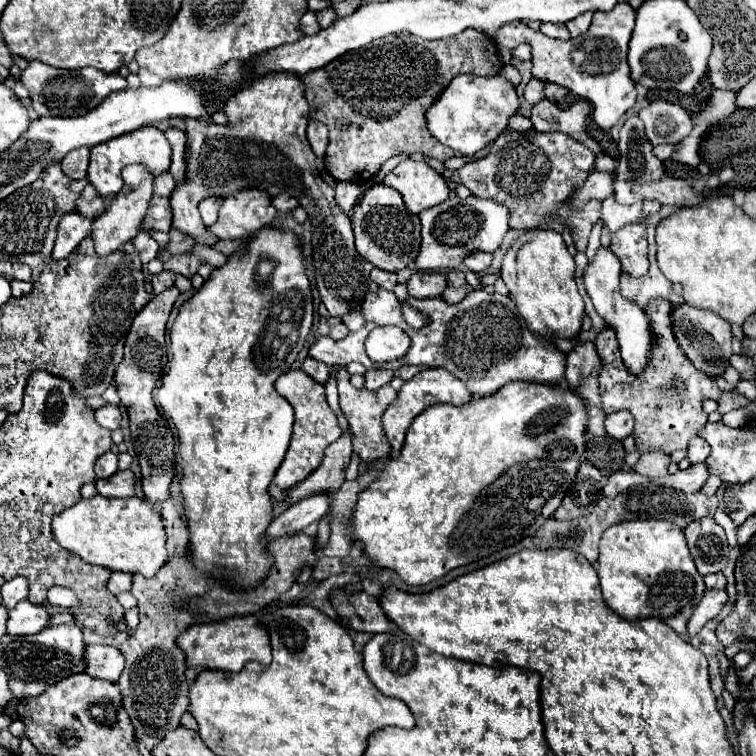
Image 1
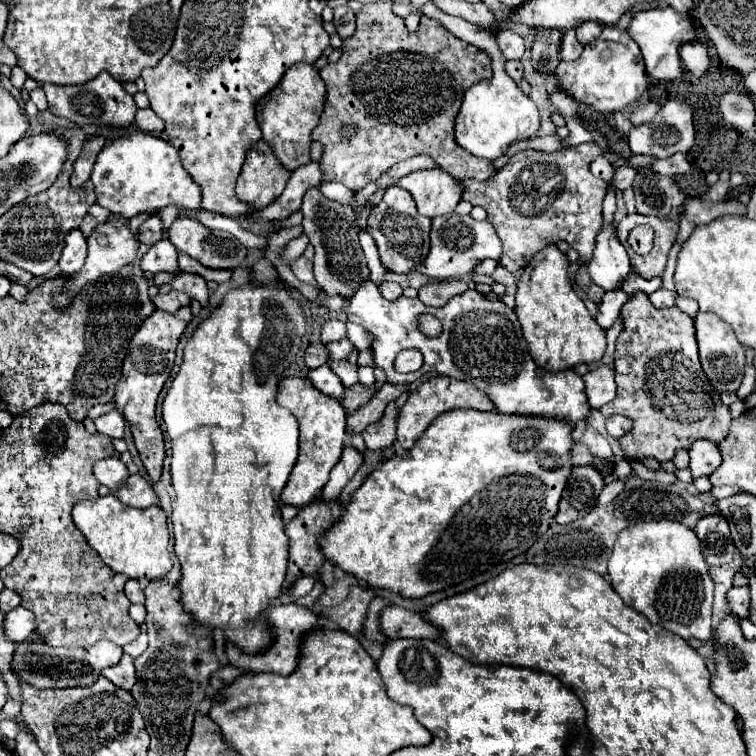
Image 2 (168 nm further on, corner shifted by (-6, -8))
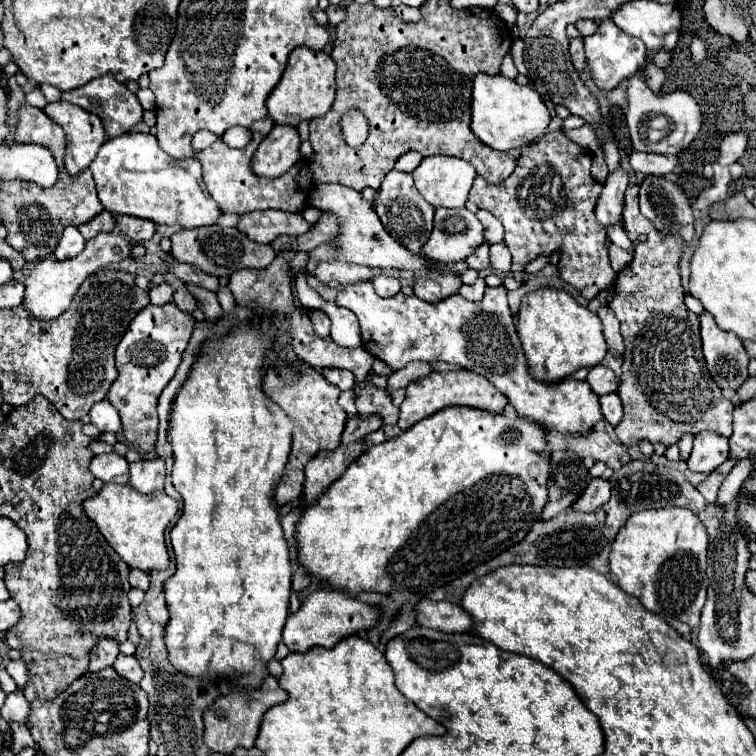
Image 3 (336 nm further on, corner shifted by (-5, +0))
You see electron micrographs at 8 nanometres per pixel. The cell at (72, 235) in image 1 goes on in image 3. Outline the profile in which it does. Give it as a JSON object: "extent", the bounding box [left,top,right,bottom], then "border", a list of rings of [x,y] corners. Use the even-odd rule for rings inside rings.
{"extent":[55,226,85,260],"border":[[[67,226],[67,230],[63,232],[63,238],[57,244],[55,250],[55,258],[57,260],[67,260],[67,258],[75,258],[85,246],[85,238],[81,236],[81,232],[75,226]]]}

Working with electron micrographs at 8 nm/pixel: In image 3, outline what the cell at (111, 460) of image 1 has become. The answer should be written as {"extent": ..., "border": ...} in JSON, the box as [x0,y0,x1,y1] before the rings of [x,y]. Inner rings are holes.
{"extent":[89,452,129,484],"border":[[[111,452],[111,454],[99,454],[93,456],[89,470],[95,478],[103,480],[103,482],[119,482],[119,484],[127,484],[129,478],[129,464],[123,456]]]}

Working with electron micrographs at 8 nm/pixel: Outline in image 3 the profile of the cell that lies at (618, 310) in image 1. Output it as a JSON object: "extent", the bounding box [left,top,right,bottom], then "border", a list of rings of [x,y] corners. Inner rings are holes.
{"extent":[595,168,627,230],"border":[[[619,168],[617,172],[609,174],[605,184],[603,184],[603,192],[597,200],[595,206],[595,216],[597,222],[607,230],[611,224],[621,224],[623,218],[623,194],[627,190],[627,174]]]}

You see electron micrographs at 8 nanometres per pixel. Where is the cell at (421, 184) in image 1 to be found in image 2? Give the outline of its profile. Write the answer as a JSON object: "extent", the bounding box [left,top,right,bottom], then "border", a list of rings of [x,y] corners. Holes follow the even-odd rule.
{"extent":[398,168,464,218],"border":[[[442,168],[412,172],[408,178],[402,178],[398,186],[414,196],[418,212],[428,218],[454,212],[464,194],[462,182]]]}

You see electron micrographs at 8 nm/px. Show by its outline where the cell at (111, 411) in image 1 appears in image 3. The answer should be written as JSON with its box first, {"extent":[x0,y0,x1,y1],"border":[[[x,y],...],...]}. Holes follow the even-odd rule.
{"extent":[89,398,121,432],"border":[[[107,398],[97,402],[91,408],[89,416],[91,416],[91,422],[99,428],[99,432],[117,432],[121,428],[119,412],[115,410],[115,406],[111,406],[111,402]]]}

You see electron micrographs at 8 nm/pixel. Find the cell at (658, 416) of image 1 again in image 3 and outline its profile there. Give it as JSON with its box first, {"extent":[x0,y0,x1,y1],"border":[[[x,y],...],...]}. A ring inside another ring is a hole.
{"extent":[609,220,733,448],"border":[[[651,220],[647,222],[623,222],[629,238],[639,238],[641,232],[647,232],[647,242],[639,242],[635,248],[633,262],[617,274],[615,280],[615,298],[609,302],[609,308],[621,322],[621,336],[625,340],[623,352],[623,376],[619,384],[619,398],[623,402],[623,420],[615,426],[615,434],[619,442],[627,448],[637,446],[641,440],[649,440],[651,444],[673,446],[681,434],[699,434],[703,430],[717,432],[721,436],[731,436],[731,414],[733,404],[723,398],[721,388],[715,384],[711,374],[707,372],[705,358],[701,354],[701,338],[699,338],[699,318],[687,310],[683,304],[683,286],[679,278],[677,262],[685,248],[683,238],[675,238],[673,234],[659,234]]]}

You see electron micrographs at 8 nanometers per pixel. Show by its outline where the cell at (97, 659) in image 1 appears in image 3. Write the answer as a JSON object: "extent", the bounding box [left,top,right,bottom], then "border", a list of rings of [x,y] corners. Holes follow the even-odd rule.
{"extent":[113,654,143,684],"border":[[[119,654],[119,658],[115,660],[113,668],[117,670],[117,674],[121,674],[123,678],[127,678],[129,682],[139,684],[139,682],[141,682],[141,678],[143,678],[143,670],[141,670],[141,666],[139,666],[139,662],[137,662],[137,658],[135,658],[135,656]]]}

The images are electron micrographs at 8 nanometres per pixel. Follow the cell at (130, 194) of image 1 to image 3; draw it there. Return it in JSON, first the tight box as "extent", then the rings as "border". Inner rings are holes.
{"extent":[23,232,129,320],"border":[[[99,232],[95,238],[87,240],[85,244],[85,250],[71,258],[71,260],[41,260],[37,262],[35,270],[31,272],[31,276],[27,278],[25,282],[25,298],[23,302],[27,304],[29,312],[39,318],[39,320],[53,320],[57,318],[59,314],[63,314],[67,310],[67,306],[71,304],[75,292],[79,290],[81,282],[93,274],[95,270],[103,268],[103,266],[109,266],[109,264],[119,264],[123,262],[125,258],[129,258],[129,242],[127,238],[123,238],[121,234],[115,234],[115,232]]]}

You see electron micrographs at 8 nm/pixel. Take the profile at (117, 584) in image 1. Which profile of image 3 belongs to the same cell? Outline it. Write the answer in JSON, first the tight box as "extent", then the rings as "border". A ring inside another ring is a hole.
{"extent":[129,570,149,590],"border":[[[131,570],[129,584],[133,588],[139,588],[139,590],[149,590],[149,574],[143,570]]]}

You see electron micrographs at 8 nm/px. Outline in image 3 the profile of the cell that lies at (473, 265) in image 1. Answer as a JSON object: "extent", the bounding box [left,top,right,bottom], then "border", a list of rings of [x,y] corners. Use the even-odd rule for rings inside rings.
{"extent":[467,244,489,270],"border":[[[481,244],[469,258],[467,258],[467,266],[473,270],[483,270],[489,268],[489,244]]]}

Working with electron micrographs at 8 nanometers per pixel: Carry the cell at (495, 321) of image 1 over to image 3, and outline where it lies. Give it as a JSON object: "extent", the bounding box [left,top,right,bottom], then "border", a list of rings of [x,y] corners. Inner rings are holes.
{"extent":[337,282,603,434],"border":[[[357,282],[339,292],[337,304],[353,310],[357,316],[363,348],[393,370],[399,370],[409,362],[457,364],[485,376],[509,398],[509,404],[519,416],[529,418],[547,430],[555,428],[567,434],[587,434],[591,432],[591,426],[603,418],[599,396],[589,390],[587,382],[575,380],[573,376],[563,378],[563,382],[539,382],[531,376],[503,286],[487,286],[485,296],[479,302],[469,302],[459,294],[453,294],[431,304],[401,292],[393,298],[381,298],[373,292],[371,282]]]}

